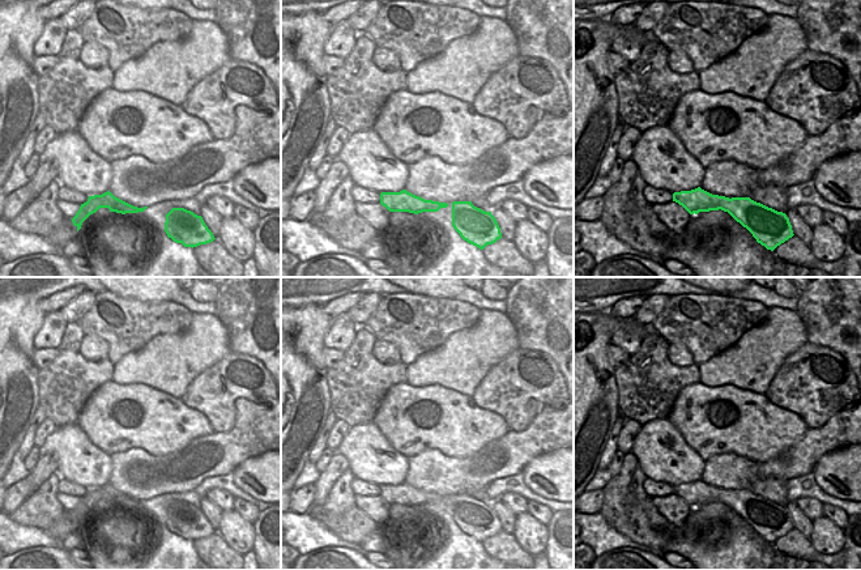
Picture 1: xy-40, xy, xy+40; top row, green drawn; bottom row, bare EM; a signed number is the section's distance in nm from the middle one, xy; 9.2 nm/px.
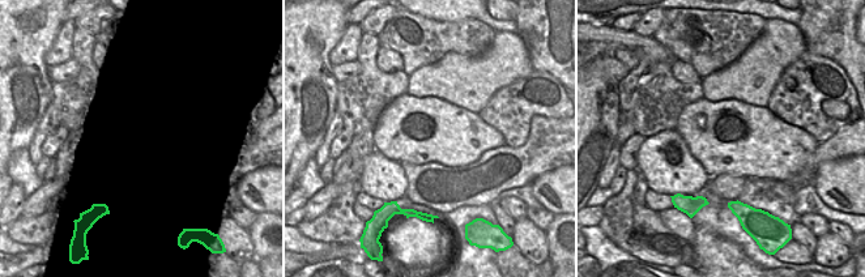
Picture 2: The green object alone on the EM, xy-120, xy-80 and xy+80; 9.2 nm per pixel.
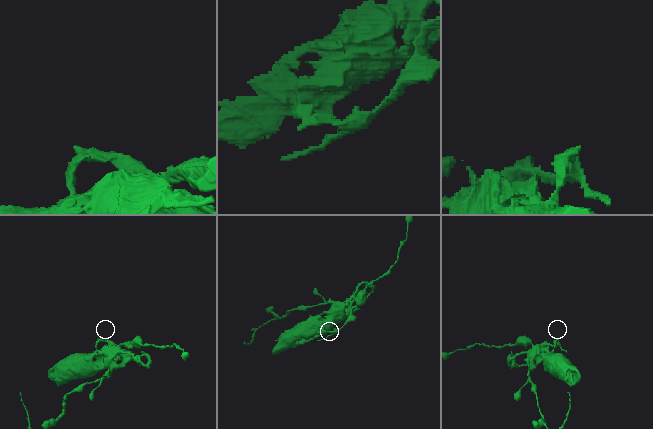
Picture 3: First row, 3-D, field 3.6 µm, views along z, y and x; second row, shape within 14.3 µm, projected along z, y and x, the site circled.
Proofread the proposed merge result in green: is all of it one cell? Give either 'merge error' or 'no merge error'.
merge error

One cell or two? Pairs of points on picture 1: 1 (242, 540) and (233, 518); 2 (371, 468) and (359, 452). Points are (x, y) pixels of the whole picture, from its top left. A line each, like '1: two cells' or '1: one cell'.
1: one cell
2: one cell

